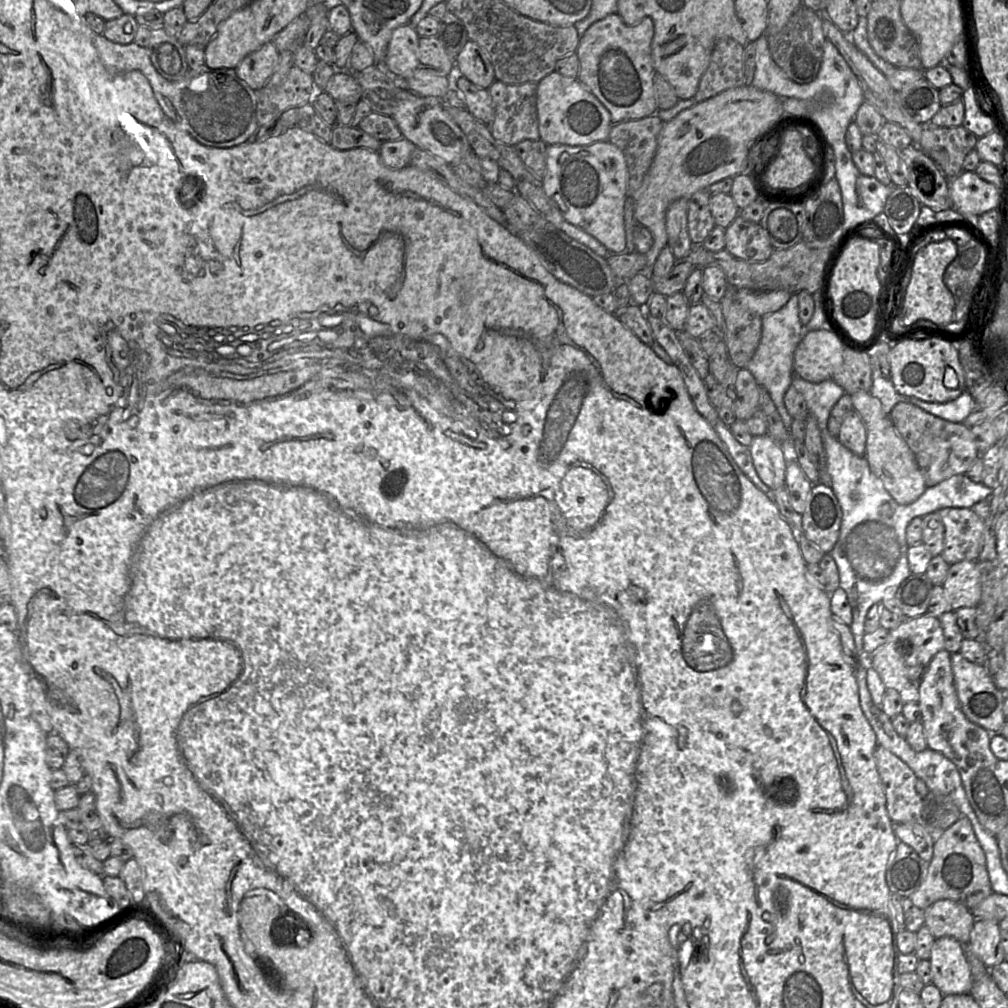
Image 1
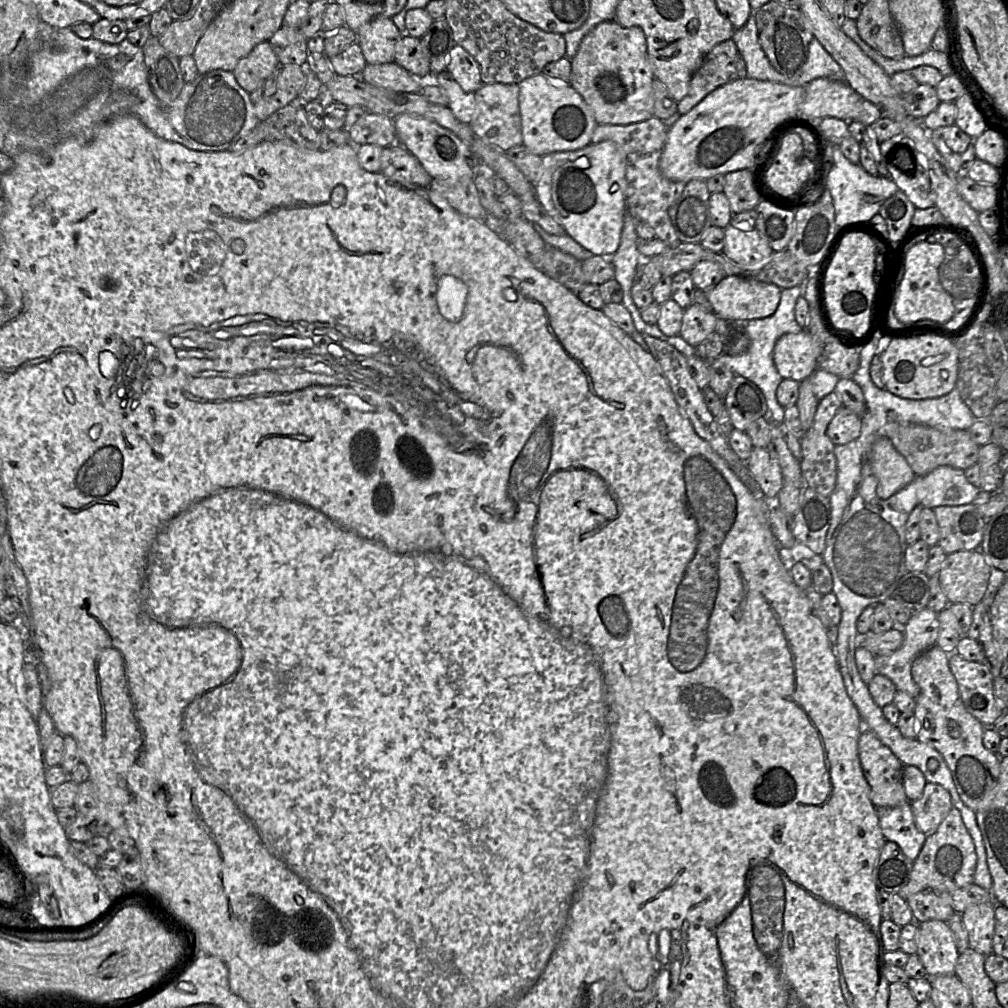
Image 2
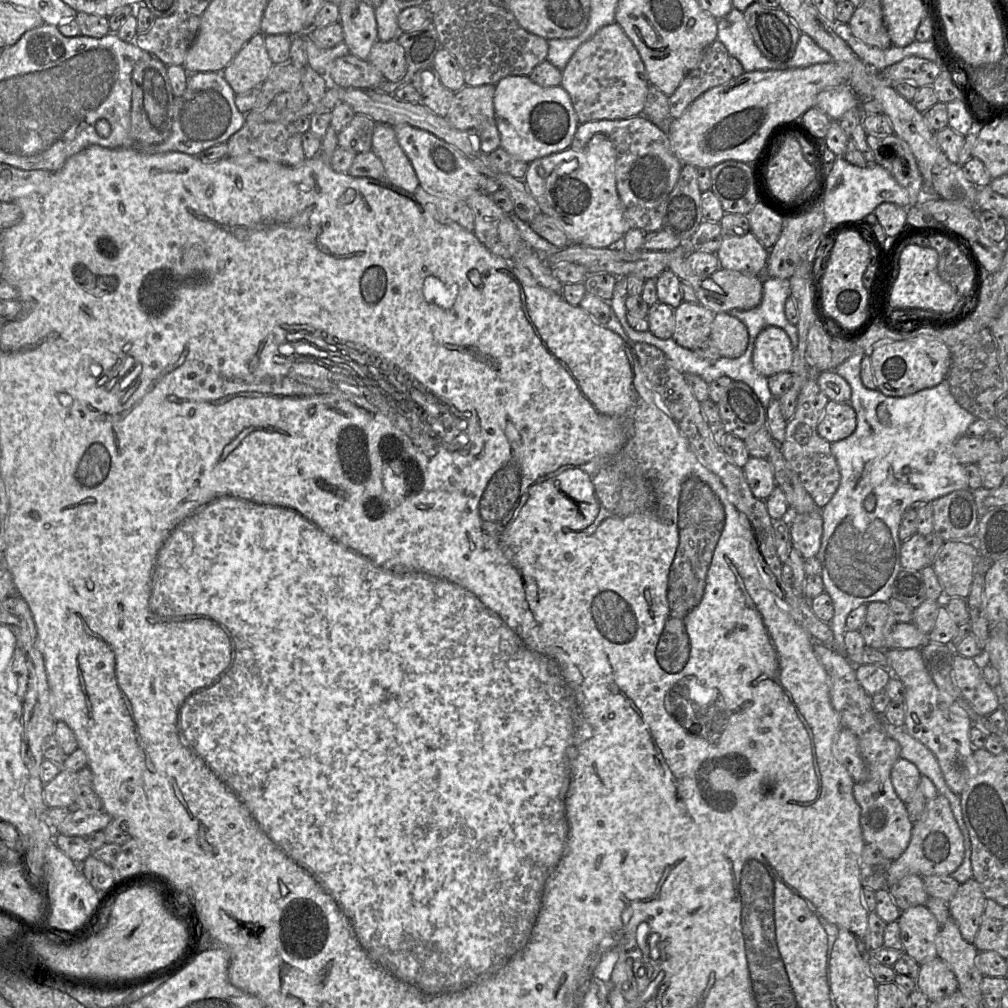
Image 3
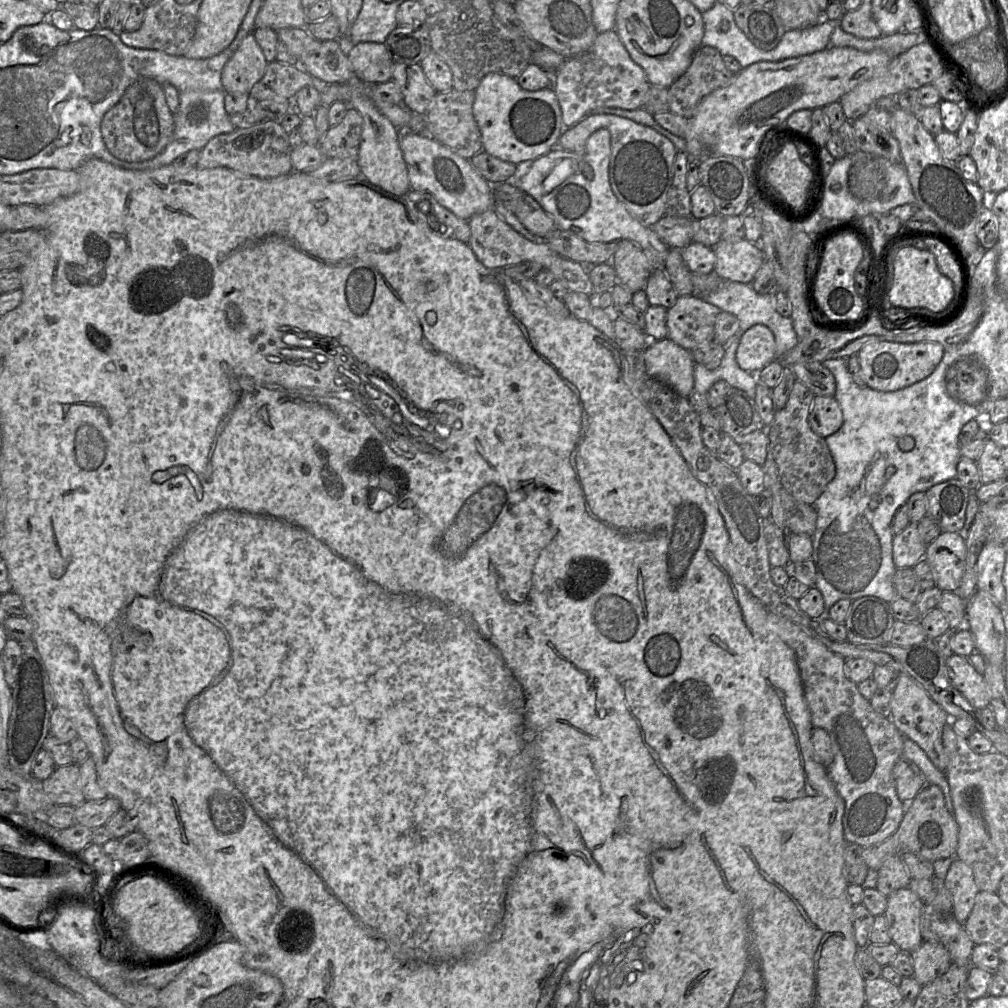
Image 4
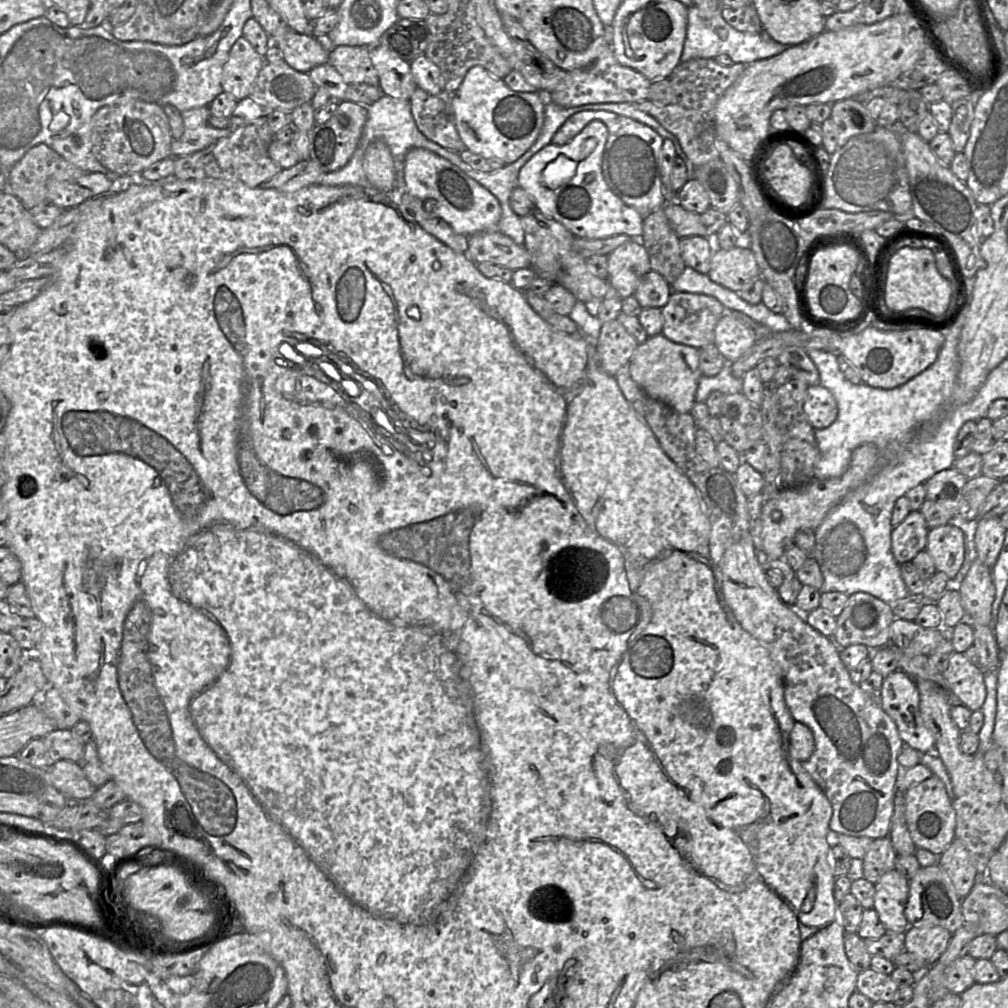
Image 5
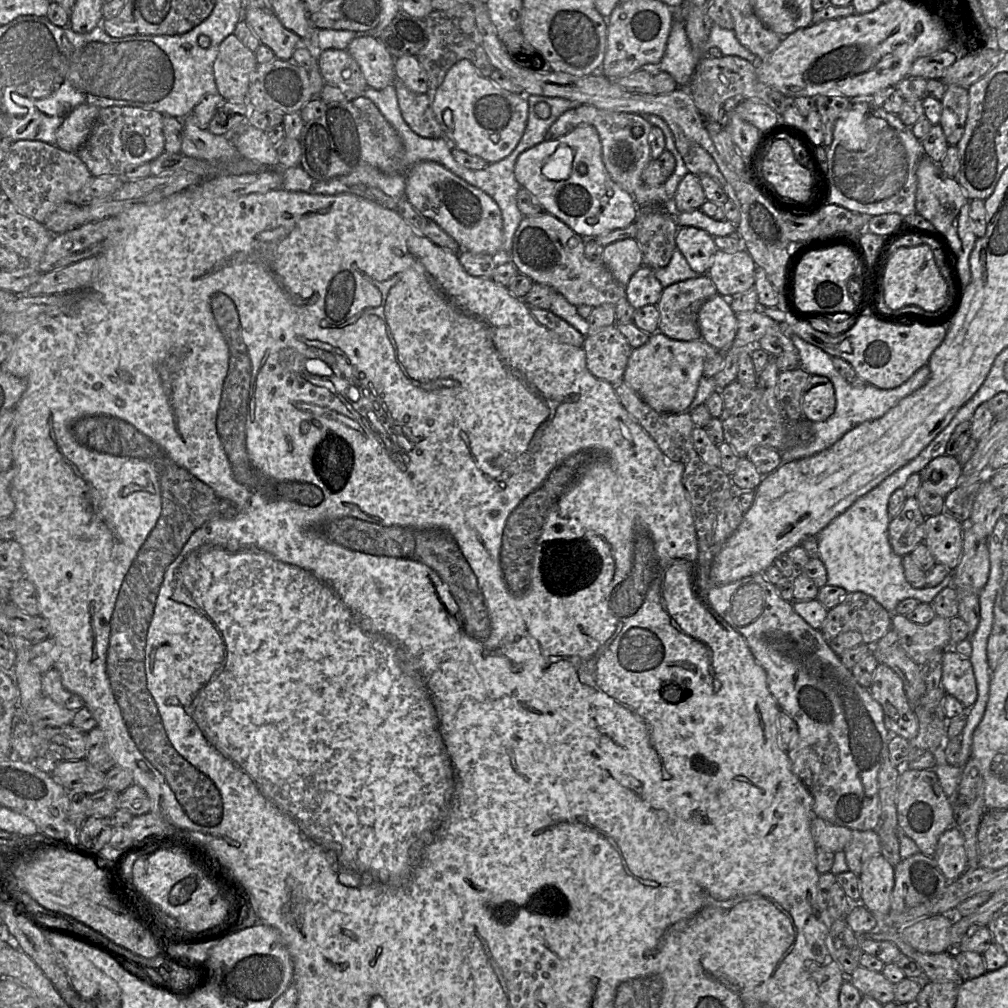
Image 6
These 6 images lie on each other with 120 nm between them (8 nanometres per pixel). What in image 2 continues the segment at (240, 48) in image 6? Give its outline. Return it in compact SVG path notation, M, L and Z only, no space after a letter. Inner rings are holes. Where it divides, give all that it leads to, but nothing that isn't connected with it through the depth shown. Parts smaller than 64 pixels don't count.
M264 41L241 58L232 73L237 83L251 93L276 70L279 63L270 43Z

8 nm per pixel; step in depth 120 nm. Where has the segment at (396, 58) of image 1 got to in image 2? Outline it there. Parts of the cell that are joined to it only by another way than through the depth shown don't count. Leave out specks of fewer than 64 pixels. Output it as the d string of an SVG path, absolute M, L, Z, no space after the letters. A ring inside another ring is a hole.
M378 17L359 28L356 43L368 64L392 63L396 43L402 35L391 18Z

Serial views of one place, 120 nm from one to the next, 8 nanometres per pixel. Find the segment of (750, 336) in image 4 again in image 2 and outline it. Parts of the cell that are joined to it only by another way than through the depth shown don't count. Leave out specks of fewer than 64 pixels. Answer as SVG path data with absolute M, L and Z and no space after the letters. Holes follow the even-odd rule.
M805 330L787 333L776 342L773 361L778 373L784 379L798 382L810 377L818 369L818 358L823 343Z

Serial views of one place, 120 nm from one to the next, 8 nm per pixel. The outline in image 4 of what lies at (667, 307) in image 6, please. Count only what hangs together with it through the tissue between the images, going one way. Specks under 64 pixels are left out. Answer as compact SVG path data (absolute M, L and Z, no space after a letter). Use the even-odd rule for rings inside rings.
M696 295L678 296L675 304L667 310L667 337L686 350L692 351L714 341L716 317L721 310Z

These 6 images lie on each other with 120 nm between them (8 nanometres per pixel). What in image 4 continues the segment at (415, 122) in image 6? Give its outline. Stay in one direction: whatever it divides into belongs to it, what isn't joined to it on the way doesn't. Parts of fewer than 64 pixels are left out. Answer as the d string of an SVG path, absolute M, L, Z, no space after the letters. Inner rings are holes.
M453 89L449 92L438 92L429 111L426 115L422 115L429 136L468 160L483 151L480 131L473 116L473 103L474 91Z

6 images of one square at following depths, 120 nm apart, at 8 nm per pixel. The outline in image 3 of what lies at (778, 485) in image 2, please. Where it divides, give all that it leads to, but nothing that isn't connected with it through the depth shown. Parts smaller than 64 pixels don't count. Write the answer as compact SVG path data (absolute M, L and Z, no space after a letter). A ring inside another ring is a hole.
M750 456L742 468L753 495L766 500L776 486L771 463L768 459Z

